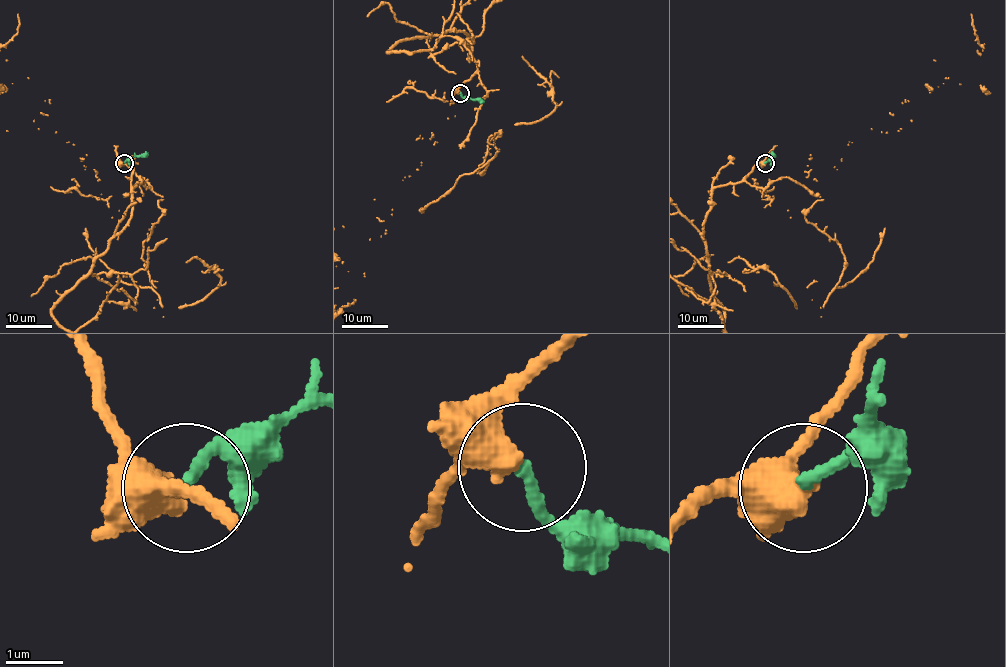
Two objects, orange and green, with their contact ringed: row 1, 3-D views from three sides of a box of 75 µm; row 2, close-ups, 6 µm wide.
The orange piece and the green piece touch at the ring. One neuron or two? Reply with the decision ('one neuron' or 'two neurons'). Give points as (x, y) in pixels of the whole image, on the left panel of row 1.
two neurons

